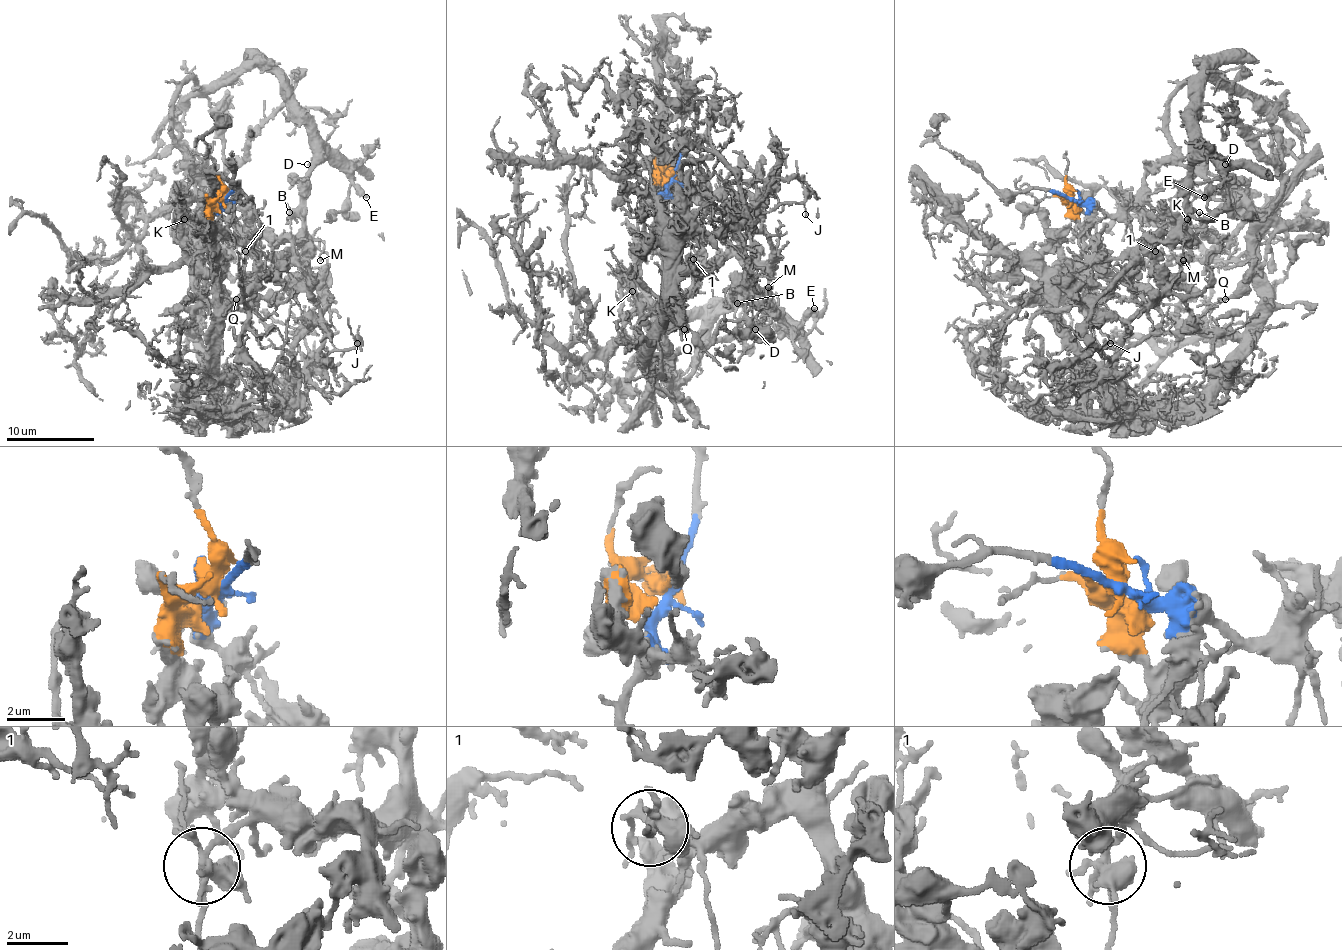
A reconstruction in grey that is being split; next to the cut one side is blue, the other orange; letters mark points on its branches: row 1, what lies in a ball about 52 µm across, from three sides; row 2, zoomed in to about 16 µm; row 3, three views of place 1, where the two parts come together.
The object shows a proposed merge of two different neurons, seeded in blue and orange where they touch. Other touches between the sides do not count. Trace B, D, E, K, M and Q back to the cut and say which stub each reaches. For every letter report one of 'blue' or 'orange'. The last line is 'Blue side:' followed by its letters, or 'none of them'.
B: blue
D: blue
E: blue
K: orange
M: blue
Q: orange
Blue side: B, D, E, M

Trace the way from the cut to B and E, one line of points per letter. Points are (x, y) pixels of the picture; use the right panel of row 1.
B: (1071, 198), (1122, 213), (1171, 154), (1168, 101), (1197, 79), (1228, 85), (1208, 65), (1188, 218), (1199, 211)
E: (1071, 198), (1122, 213), (1171, 154), (1168, 101), (1228, 85), (1208, 65), (1195, 138), (1221, 180), (1204, 198)

